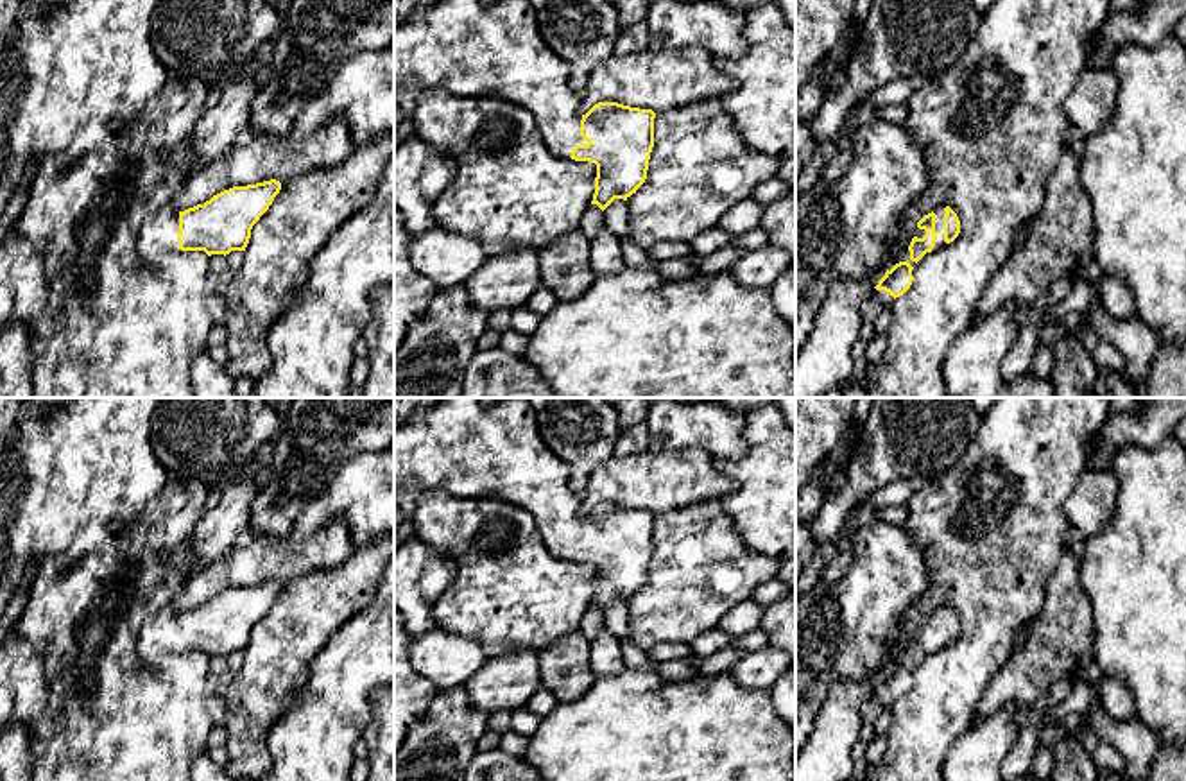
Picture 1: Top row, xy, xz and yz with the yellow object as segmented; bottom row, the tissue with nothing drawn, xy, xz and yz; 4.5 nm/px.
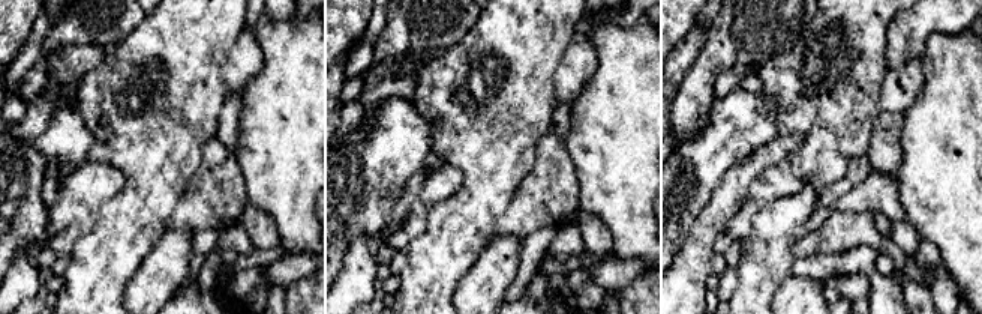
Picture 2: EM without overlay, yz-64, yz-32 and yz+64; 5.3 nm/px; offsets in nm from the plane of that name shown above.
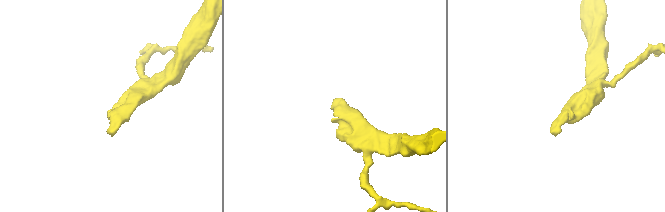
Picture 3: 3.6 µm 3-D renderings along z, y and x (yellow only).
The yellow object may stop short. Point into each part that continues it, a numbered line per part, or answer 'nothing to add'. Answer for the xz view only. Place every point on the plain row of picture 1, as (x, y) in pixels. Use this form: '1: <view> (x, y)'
1: xz (470, 452)

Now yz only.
1: yz (898, 652)

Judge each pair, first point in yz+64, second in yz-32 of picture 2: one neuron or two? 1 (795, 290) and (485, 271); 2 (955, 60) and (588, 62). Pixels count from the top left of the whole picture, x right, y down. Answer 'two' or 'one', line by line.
1: one
2: two

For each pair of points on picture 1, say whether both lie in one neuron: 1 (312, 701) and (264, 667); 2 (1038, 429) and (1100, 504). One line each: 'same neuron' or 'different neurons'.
1: different neurons
2: different neurons

